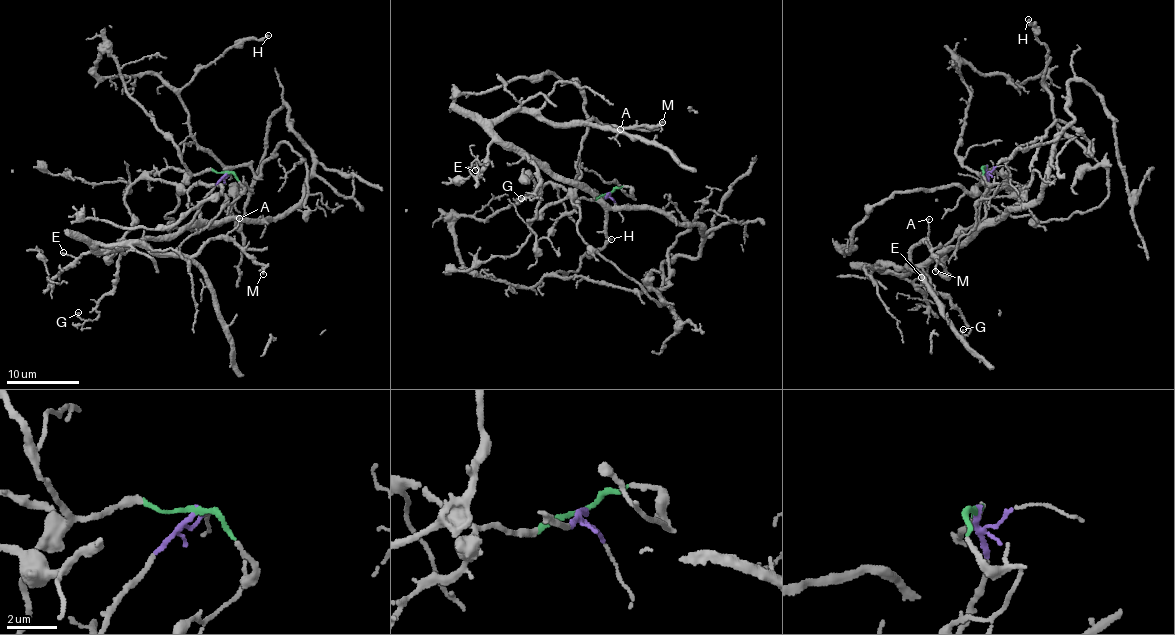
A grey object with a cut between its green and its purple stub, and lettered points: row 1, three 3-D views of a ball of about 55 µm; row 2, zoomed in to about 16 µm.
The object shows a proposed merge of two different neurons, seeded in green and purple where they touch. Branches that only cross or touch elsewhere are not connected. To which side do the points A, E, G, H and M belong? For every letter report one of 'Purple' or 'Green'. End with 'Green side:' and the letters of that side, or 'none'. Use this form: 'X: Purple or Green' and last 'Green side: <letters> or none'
A: Purple
E: Purple
G: Purple
H: Green
M: Purple
Green side: H

